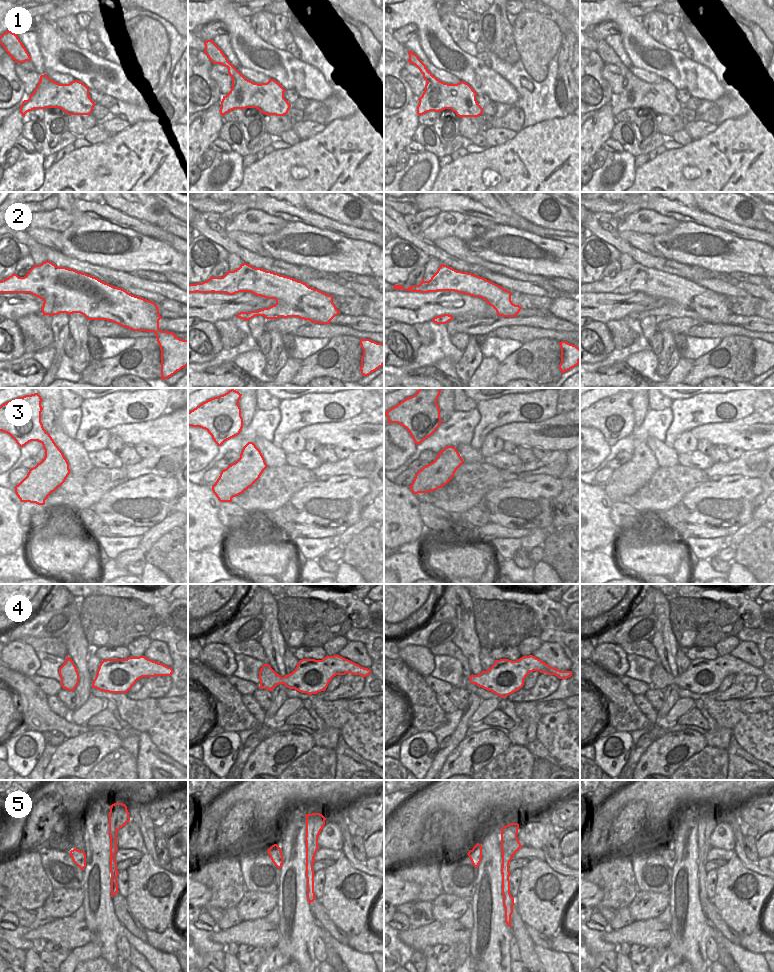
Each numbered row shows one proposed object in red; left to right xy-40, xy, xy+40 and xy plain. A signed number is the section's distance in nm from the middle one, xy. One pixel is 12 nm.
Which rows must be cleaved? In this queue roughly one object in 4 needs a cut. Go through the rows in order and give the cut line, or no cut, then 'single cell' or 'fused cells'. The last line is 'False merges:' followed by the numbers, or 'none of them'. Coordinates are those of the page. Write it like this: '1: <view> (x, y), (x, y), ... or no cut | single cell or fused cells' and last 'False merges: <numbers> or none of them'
1: no cut | single cell
2: no cut | single cell
3: no cut | single cell
4: no cut | single cell
5: xy+40 (519, 843), (521, 846) | fused cells
False merges: 5

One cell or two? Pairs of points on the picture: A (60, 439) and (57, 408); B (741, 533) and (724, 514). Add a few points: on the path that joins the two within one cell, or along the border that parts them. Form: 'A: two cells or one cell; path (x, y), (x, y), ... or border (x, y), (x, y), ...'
A: one cell; path (57, 431), (57, 416)
B: two cells; border (753, 519), (738, 528)

